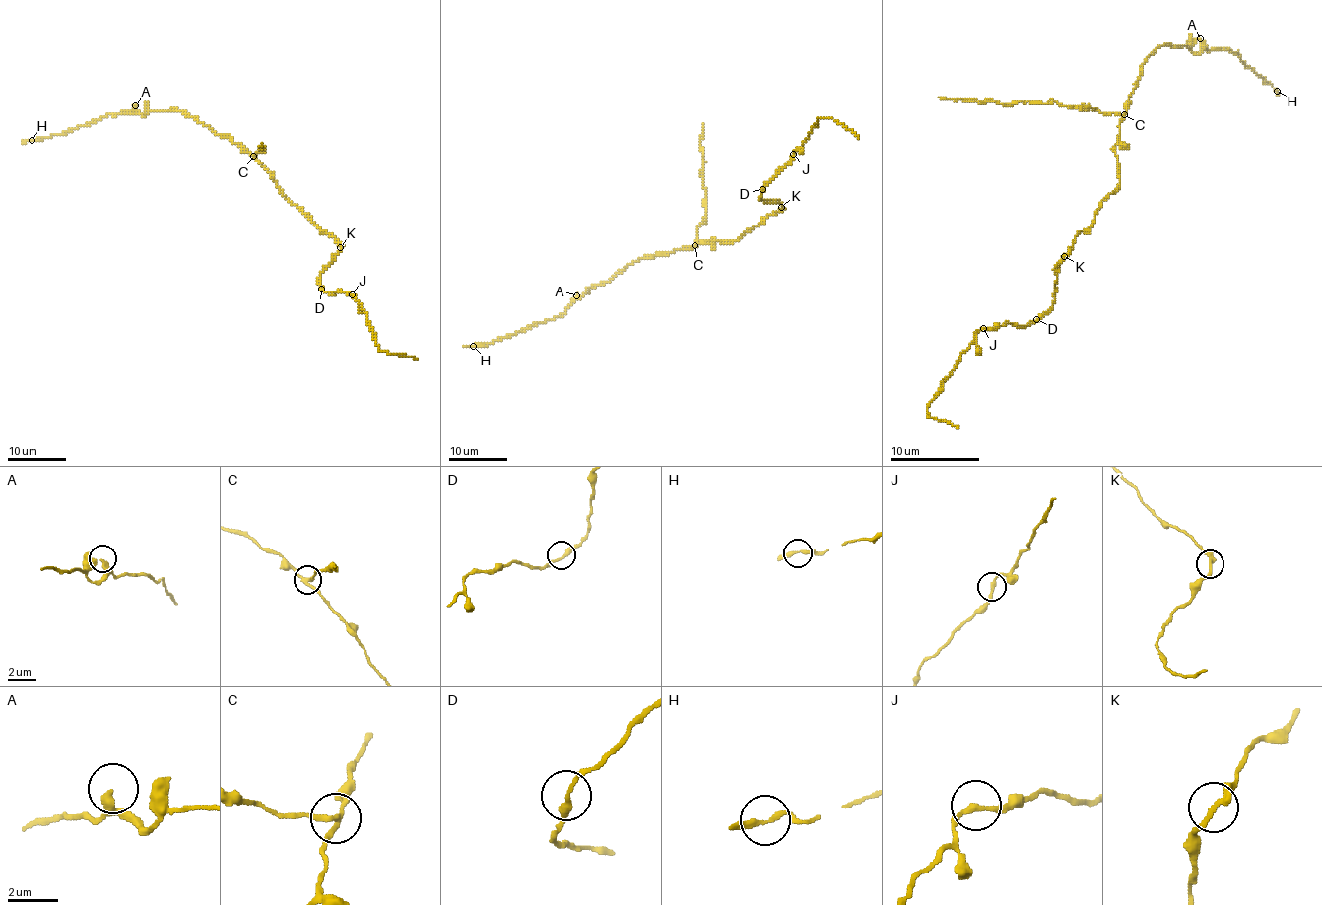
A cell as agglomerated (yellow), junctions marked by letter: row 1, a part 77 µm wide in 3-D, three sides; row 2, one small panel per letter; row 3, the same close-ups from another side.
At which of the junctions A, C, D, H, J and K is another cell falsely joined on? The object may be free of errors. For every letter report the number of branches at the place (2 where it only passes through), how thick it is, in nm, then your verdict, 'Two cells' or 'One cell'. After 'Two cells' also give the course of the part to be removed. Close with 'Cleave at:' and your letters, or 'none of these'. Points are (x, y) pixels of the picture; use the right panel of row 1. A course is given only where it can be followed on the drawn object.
A: Branches: 2. Thickness 240 nm. One cell
C: Branches: 3. Thickness 190 nm. Two cells. Course of the part to remove: (1124, 115), (1059, 106), (1055, 101), (997, 103), (938, 97)
D: Branches: 2. Thickness 240 nm. One cell
H: Branches: 2. Thickness 240 nm. One cell
J: Branches: 2. Thickness 220 nm. One cell
K: Branches: 2. Thickness 240 nm. One cell
Cleave at: C

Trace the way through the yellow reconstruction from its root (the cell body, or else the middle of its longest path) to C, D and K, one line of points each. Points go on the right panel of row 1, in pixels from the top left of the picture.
C: (1117, 160), (1115, 144), (1120, 119), (1124, 115)
D: (1117, 160), (1120, 186), (1101, 202), (1095, 221), (1075, 238), (1073, 247), (1057, 267), (1055, 303), (1036, 319)
K: (1117, 160), (1120, 186), (1101, 202), (1095, 221), (1075, 238), (1073, 247), (1064, 256)

